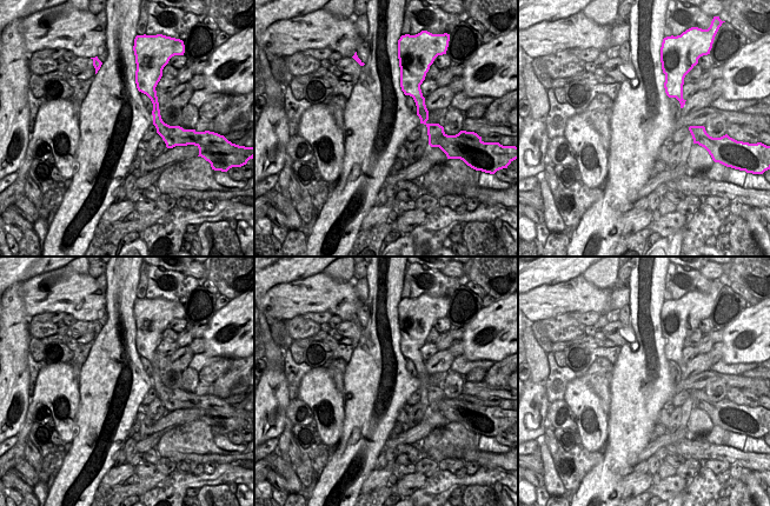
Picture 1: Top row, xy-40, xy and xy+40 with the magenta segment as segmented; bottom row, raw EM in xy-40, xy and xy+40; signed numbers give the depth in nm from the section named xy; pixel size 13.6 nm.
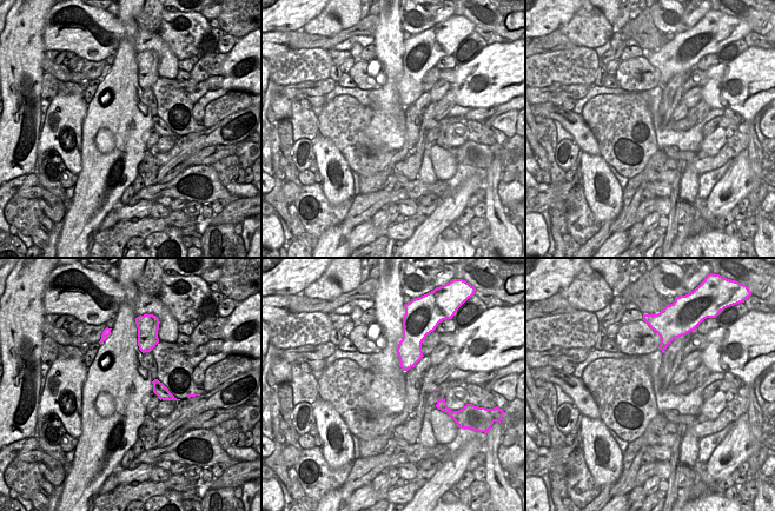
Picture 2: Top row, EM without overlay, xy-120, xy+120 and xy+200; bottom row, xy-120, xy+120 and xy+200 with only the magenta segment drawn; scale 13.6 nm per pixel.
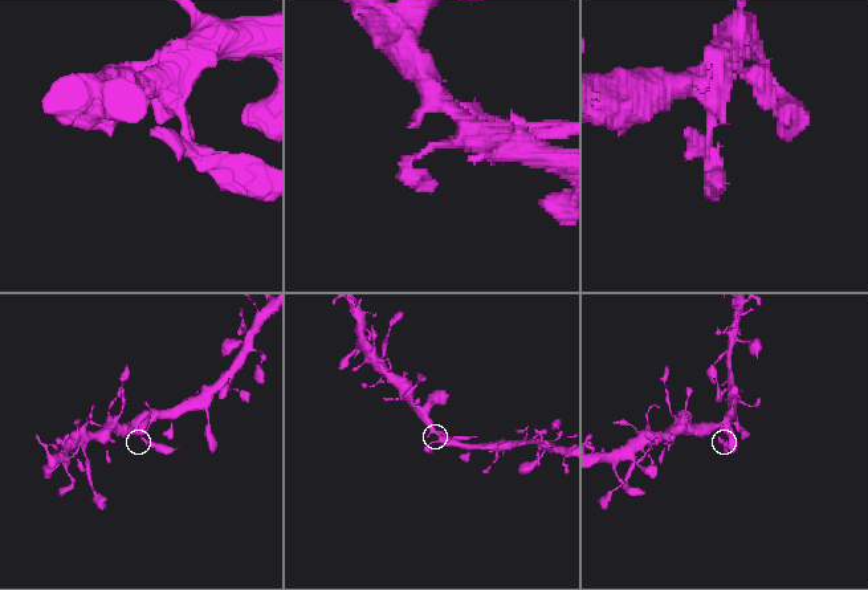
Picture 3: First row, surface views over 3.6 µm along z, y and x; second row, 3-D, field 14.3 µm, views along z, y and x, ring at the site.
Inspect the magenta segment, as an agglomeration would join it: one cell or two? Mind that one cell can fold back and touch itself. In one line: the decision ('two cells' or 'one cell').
one cell

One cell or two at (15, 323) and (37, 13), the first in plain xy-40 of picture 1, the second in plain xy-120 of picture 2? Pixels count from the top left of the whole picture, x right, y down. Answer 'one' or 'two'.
one

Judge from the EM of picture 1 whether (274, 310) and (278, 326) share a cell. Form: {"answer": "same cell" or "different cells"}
{"answer": "different cells"}

